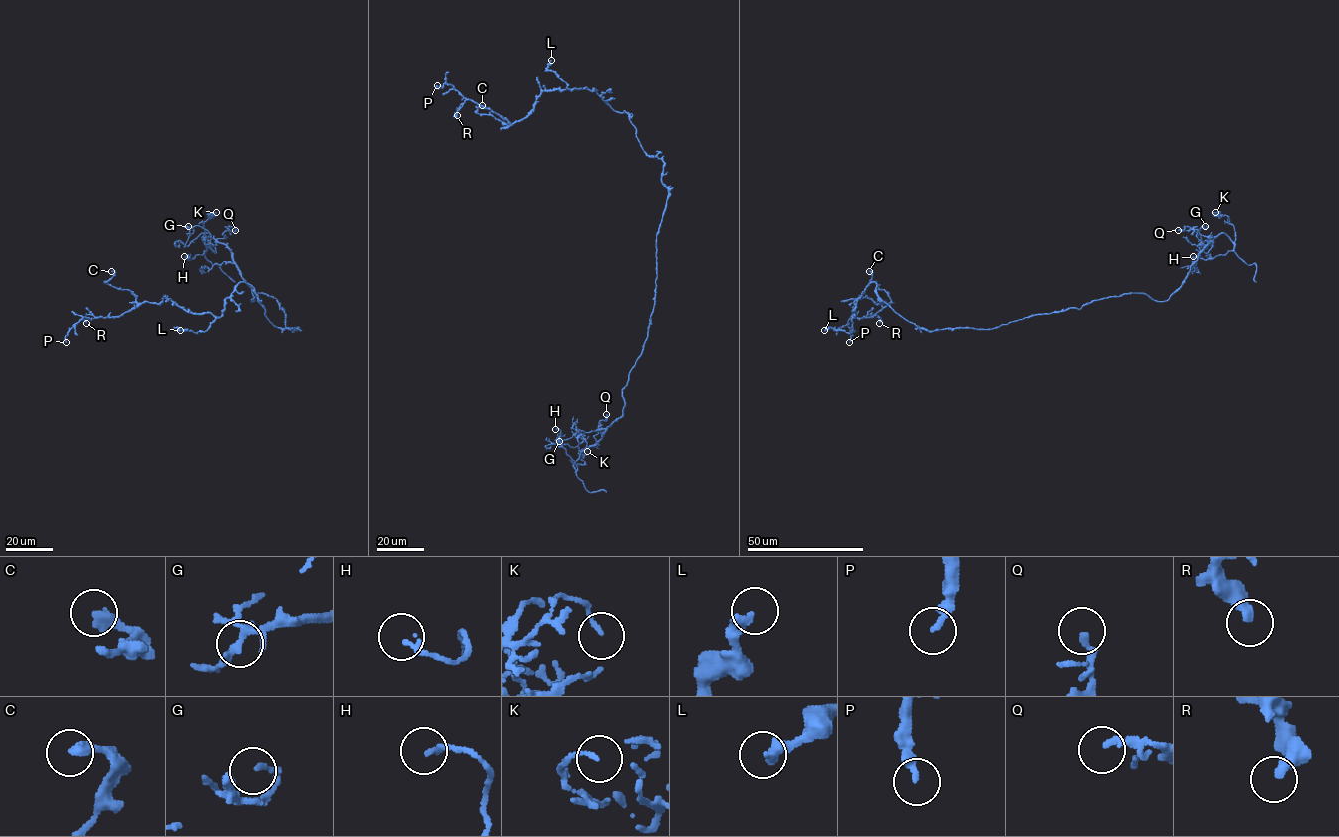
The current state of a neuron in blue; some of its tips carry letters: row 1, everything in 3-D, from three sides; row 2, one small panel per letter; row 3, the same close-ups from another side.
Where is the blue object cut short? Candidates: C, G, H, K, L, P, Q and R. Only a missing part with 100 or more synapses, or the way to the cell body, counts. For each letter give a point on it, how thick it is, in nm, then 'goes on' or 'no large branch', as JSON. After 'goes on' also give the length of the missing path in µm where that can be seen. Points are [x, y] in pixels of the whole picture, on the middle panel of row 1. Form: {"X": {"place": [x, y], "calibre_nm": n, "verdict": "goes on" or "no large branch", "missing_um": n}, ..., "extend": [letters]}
{"C": {"place": [482, 105], "calibre_nm": 400, "verdict": "no large branch"}, "G": {"place": [559, 441], "calibre_nm": 130, "verdict": "no large branch"}, "H": {"place": [555, 429], "calibre_nm": 170, "verdict": "no large branch"}, "K": {"place": [587, 451], "calibre_nm": 120, "verdict": "no large branch"}, "L": {"place": [551, 60], "calibre_nm": 400, "verdict": "no large branch"}, "P": {"place": [437, 85], "calibre_nm": 280, "verdict": "no large branch"}, "Q": {"place": [606, 414], "calibre_nm": 190, "verdict": "no large branch"}, "R": {"place": [457, 115], "calibre_nm": 360, "verdict": "no large branch"}, "extend": []}

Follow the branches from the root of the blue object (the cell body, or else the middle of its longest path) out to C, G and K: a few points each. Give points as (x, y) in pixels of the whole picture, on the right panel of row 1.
C: (969, 328), (917, 326), (878, 296), (874, 282), (855, 300), (854, 317), (856, 300), (890, 302), (869, 271)
G: (969, 328), (1126, 293), (1166, 301), (1212, 247), (1199, 248), (1205, 226)
K: (969, 328), (997, 328), (1126, 293), (1166, 301), (1217, 235), (1235, 241), (1228, 218), (1215, 212)

